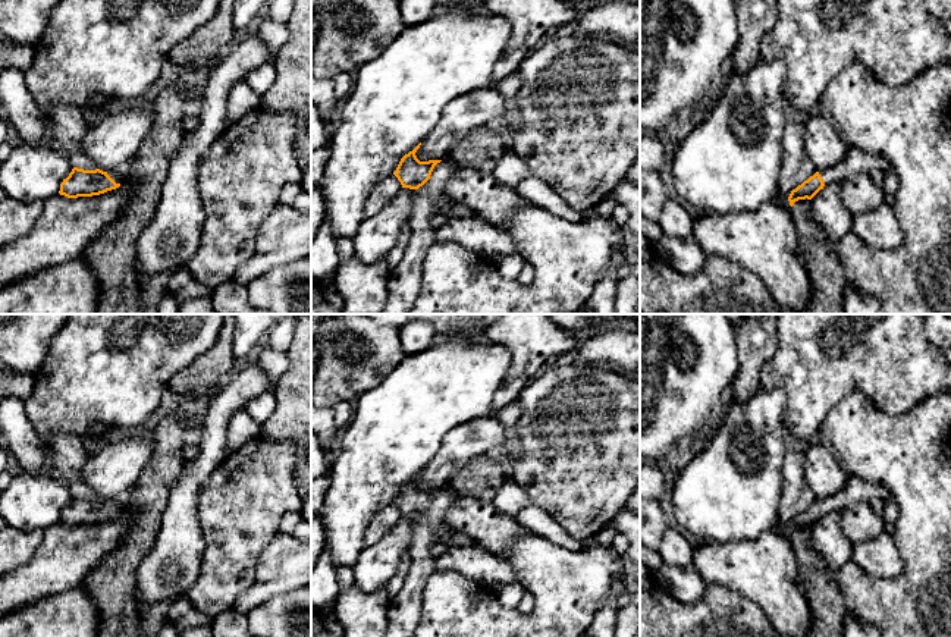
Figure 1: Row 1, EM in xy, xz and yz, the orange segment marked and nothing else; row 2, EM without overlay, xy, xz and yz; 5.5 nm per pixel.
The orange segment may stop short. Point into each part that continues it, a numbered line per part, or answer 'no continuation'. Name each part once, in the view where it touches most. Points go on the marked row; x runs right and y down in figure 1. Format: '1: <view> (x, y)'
1: xz (404, 285)

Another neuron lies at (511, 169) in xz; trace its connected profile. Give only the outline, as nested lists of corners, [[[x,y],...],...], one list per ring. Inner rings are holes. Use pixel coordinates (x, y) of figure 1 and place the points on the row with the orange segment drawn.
[[[509,150],[502,156],[492,175],[502,185],[515,188],[521,181],[530,178],[531,172],[527,163]]]

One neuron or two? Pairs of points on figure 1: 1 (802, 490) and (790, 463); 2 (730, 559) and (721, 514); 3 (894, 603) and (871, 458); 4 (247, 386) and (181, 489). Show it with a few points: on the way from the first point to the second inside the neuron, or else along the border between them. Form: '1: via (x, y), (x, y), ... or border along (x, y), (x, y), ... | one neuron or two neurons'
1: via (794, 483), (793, 470) | one neuron
2: border along (760, 533), (753, 539), (705, 542) | two neurons
3: via (916, 567), (916, 502), (907, 493) | one neuron
4: via (222, 411), (215, 424), (210, 457), (203, 464) | one neuron

